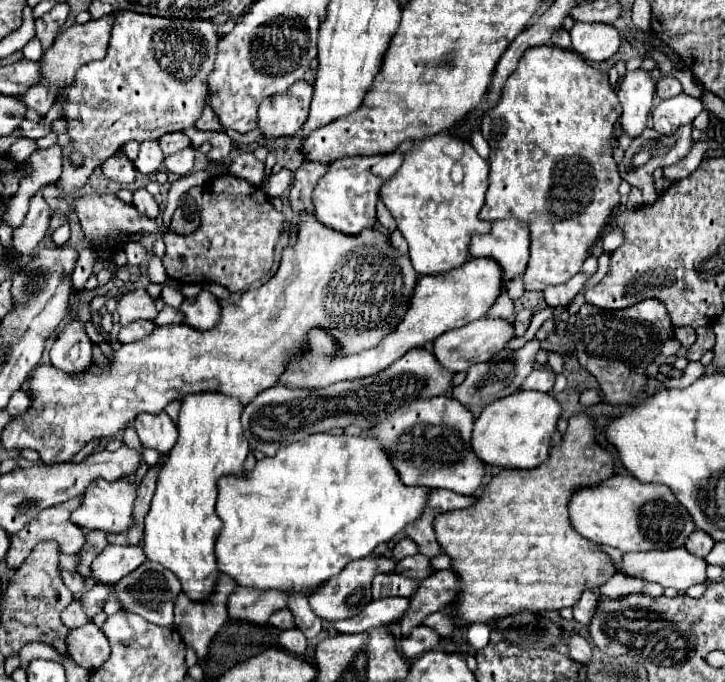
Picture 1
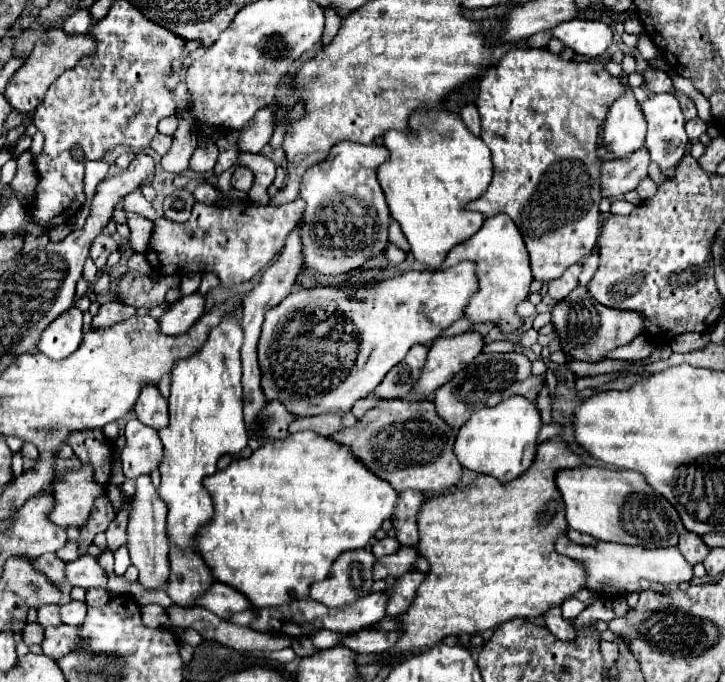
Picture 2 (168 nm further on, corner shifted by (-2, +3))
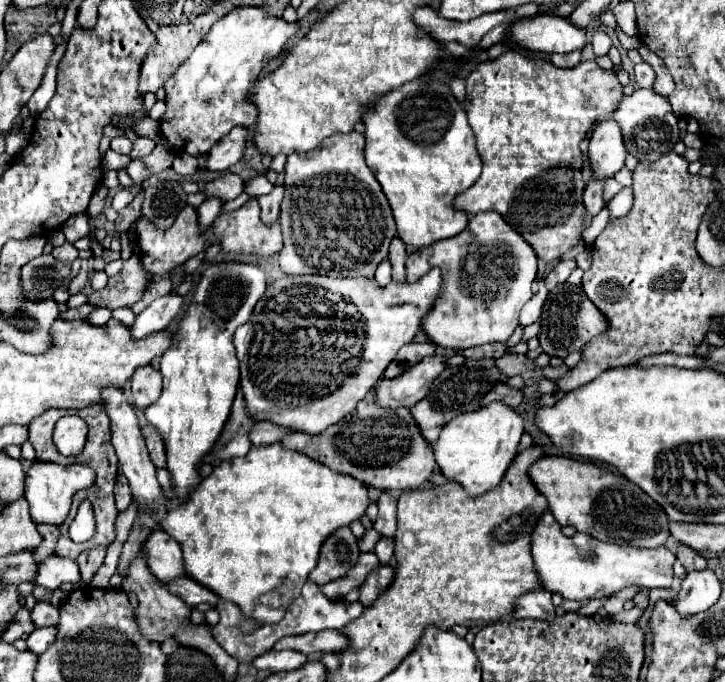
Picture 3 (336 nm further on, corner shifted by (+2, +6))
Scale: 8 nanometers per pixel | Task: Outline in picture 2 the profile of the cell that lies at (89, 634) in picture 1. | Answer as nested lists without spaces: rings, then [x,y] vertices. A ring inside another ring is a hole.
[[[72,625],[52,627],[52,629],[44,631],[42,653],[52,659],[60,659],[60,657],[72,653],[78,645],[80,645],[78,627],[72,627]]]

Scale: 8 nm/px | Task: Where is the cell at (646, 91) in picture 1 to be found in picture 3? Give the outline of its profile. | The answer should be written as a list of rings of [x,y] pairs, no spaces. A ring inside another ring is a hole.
[[[616,120],[600,122],[590,136],[588,158],[594,170],[594,178],[610,178],[620,168],[624,168],[628,152],[624,146],[624,136]]]

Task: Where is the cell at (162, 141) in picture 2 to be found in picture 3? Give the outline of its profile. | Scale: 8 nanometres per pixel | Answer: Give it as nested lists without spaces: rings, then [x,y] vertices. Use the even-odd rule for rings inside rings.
[[[138,138],[138,140],[134,142],[134,148],[132,148],[130,158],[144,158],[144,156],[148,156],[154,148],[156,148],[156,142],[154,142],[152,138]]]

